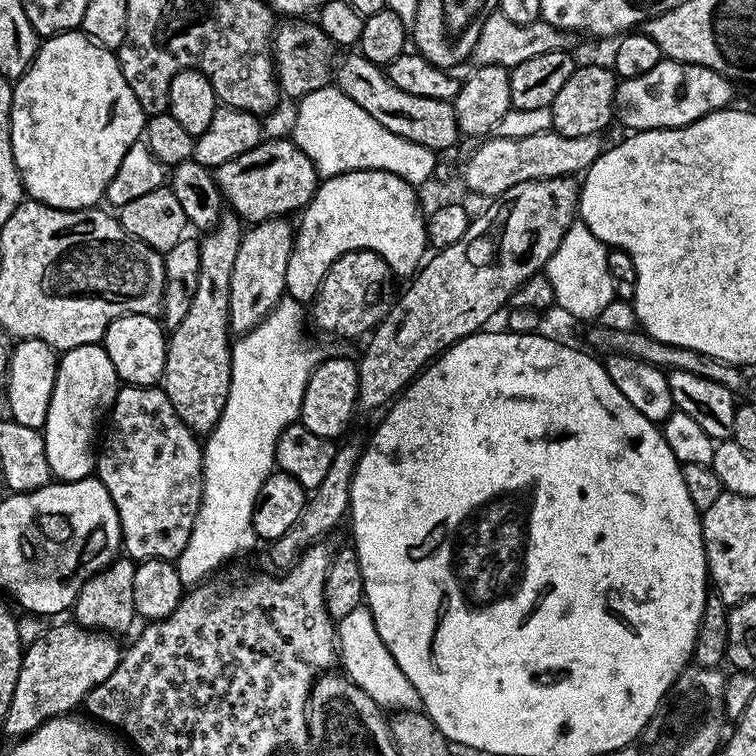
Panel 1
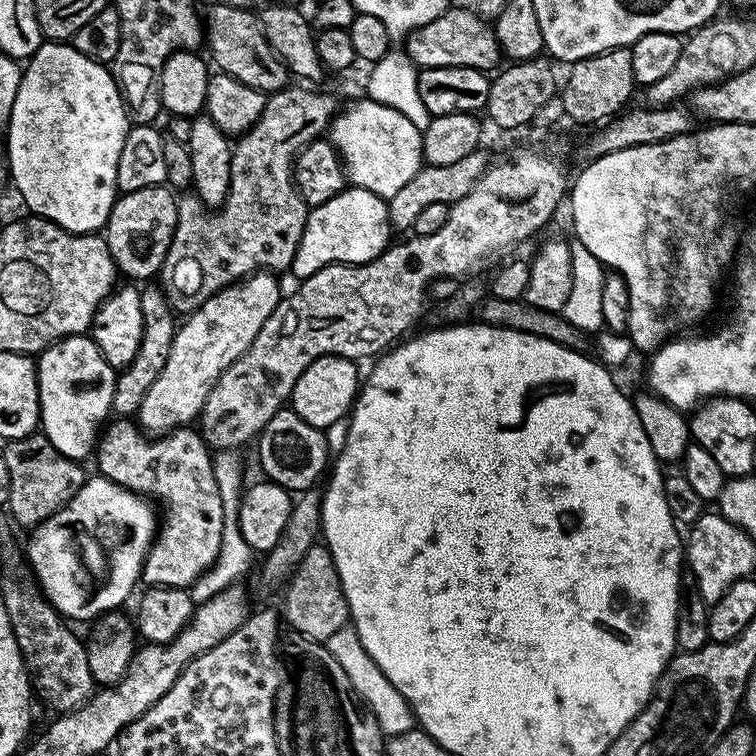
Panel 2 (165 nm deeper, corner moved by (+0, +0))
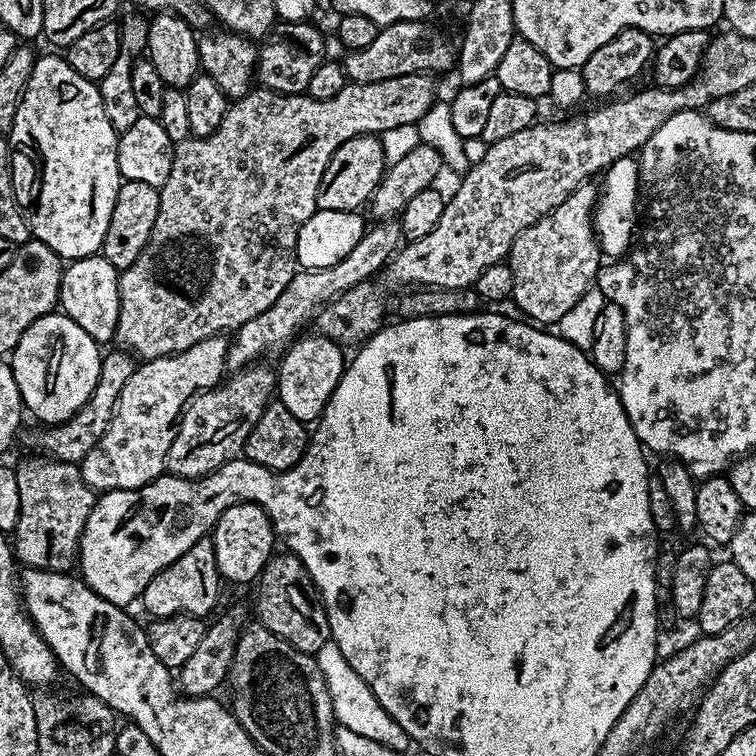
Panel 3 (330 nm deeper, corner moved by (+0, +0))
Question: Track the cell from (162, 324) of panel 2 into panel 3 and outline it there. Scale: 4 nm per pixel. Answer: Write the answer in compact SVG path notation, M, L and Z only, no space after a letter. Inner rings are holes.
M105 351L103 353L100 362L100 377L88 401L70 419L43 429L45 432L36 440L37 446L40 447L37 449L43 455L51 456L53 460L65 460L71 464L79 464L86 458L86 454L90 454L90 450L94 450L94 446L98 446L98 442L102 442L102 434L106 434L114 418L118 398L122 398L122 390L126 387L126 381L138 367L137 361L131 355L120 352Z

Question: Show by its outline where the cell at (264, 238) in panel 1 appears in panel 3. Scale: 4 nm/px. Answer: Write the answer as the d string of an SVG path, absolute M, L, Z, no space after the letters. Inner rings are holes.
M223 335L211 336L190 350L173 356L145 360L130 374L122 398L102 442L80 461L80 473L97 493L110 490L134 490L165 475L170 442L174 442L178 421L192 397L215 388L228 368L229 341Z

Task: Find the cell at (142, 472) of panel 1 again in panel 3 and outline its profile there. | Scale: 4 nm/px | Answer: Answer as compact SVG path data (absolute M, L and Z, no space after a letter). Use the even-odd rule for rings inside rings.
M205 538L194 542L194 546L190 546L190 550L186 550L186 554L182 554L182 558L178 558L178 562L170 562L170 566L166 566L158 574L154 574L154 578L150 578L146 590L140 595L139 603L144 604L145 610L152 618L177 616L179 612L184 612L187 616L204 618L207 617L207 612L215 606L216 599L220 596L220 584L222 585L222 577L218 570L218 562L214 558L214 546L211 539Z

